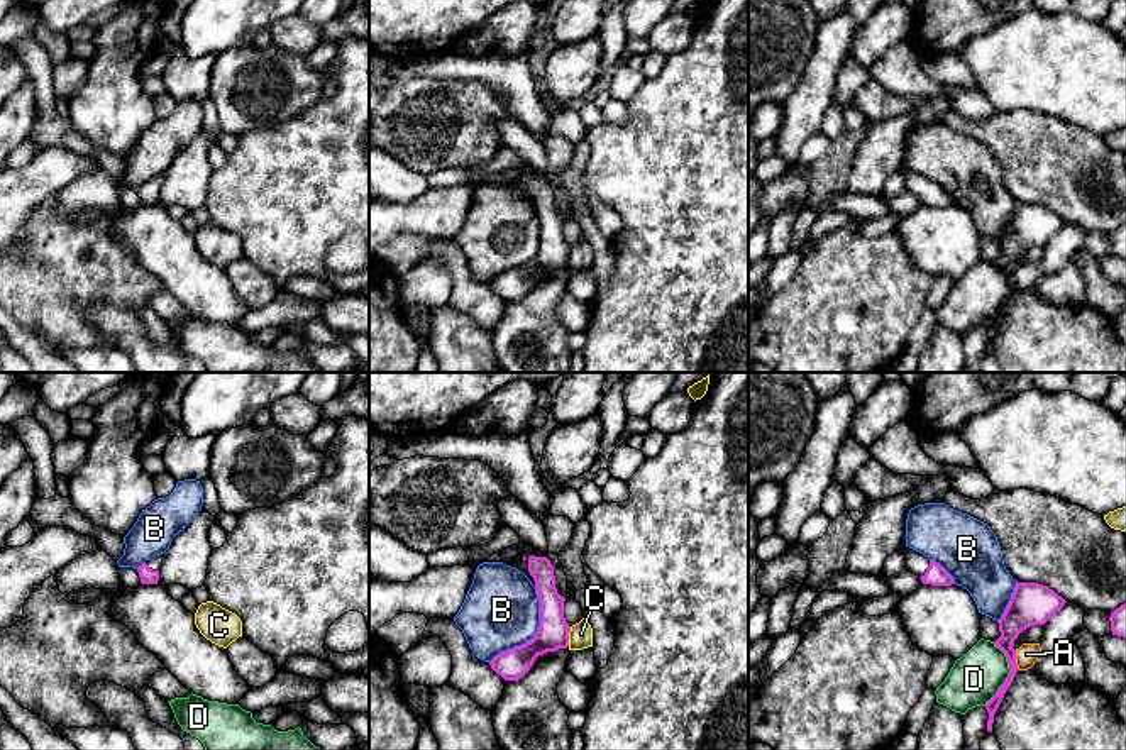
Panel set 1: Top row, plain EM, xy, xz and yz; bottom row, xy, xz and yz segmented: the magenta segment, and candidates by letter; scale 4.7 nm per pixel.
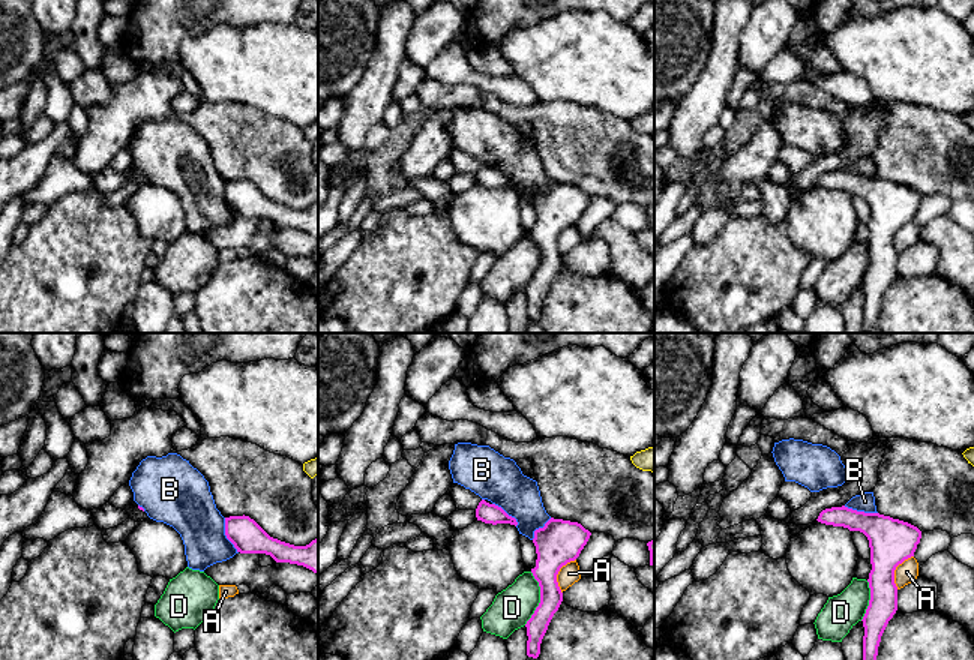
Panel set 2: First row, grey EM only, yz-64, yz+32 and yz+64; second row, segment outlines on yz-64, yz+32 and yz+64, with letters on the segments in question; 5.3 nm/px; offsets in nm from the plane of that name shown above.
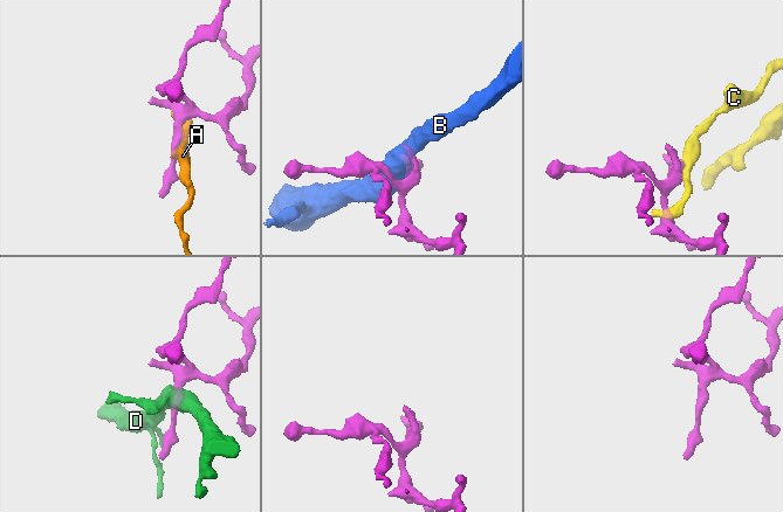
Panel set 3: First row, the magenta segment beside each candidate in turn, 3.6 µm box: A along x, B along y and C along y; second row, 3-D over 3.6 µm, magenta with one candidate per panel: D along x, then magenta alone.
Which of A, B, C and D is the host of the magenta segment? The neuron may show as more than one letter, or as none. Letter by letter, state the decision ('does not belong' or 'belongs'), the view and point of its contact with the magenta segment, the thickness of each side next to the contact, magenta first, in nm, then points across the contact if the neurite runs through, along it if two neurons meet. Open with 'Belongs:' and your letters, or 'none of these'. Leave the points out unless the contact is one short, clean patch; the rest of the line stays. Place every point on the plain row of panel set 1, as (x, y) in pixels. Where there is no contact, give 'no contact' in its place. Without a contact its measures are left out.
Belongs: none of these
A: does not belong; contact yz (1015, 281); calibres 170 and 100 nm; border yz (1015, 271), (1015, 285), (1020, 290)
B: does not belong; contact xz (535, 254); calibres 150 and 360 nm
C: does not belong; contact xz (568, 258); calibres 150 and 110 nm; border xz (571, 248), (568, 266)
D: does not belong; contact yz (1010, 295); calibres 120 and 240 nm; border yz (994, 263), (1006, 278), (1010, 297), (984, 325)

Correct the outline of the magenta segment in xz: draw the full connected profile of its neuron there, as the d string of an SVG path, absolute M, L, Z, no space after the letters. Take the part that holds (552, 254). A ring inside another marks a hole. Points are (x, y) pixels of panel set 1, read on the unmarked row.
M528 178L528 193L535 201L540 222L540 247L522 267L501 273L489 286L505 301L522 300L538 276L569 267L571 247L564 239L566 218L557 213L554 186L547 178Z

